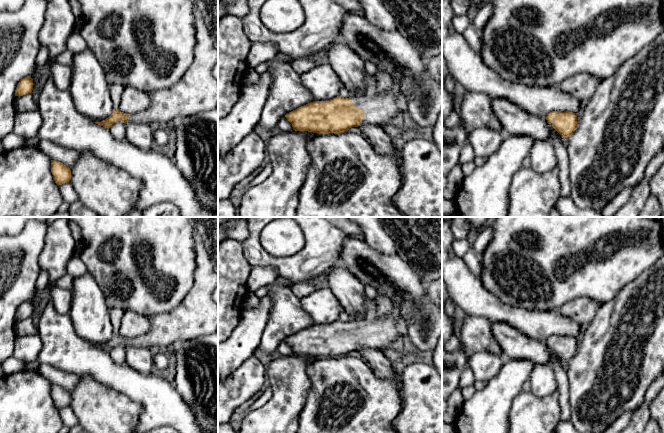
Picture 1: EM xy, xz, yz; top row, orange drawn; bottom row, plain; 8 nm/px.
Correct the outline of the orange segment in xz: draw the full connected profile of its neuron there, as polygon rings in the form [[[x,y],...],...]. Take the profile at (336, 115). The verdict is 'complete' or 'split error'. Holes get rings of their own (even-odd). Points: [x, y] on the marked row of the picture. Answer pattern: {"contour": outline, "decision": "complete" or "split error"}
{"contour": [[[398,89],[396,92],[383,91],[372,95],[349,98],[337,96],[328,101],[313,101],[287,113],[285,117],[295,131],[328,134],[345,132],[362,123],[381,127],[389,123],[399,123],[403,112],[406,112],[405,97]]], "decision": "split error"}

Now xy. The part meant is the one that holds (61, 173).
{"contour": [[[51,160],[51,173],[58,186],[69,183],[71,180],[70,168],[59,161]]], "decision": "complete"}

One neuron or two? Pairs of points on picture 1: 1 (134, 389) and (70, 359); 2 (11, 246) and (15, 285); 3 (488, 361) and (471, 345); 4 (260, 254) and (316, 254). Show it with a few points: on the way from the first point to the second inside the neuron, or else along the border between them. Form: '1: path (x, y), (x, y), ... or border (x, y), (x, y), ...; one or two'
1: path (118, 376), (108, 373), (94, 362), (86, 360); one
2: path (23, 248), (27, 254), (21, 273); one
3: border (469, 353), (493, 352), (501, 355); two
4: path (274, 262), (302, 262); one

